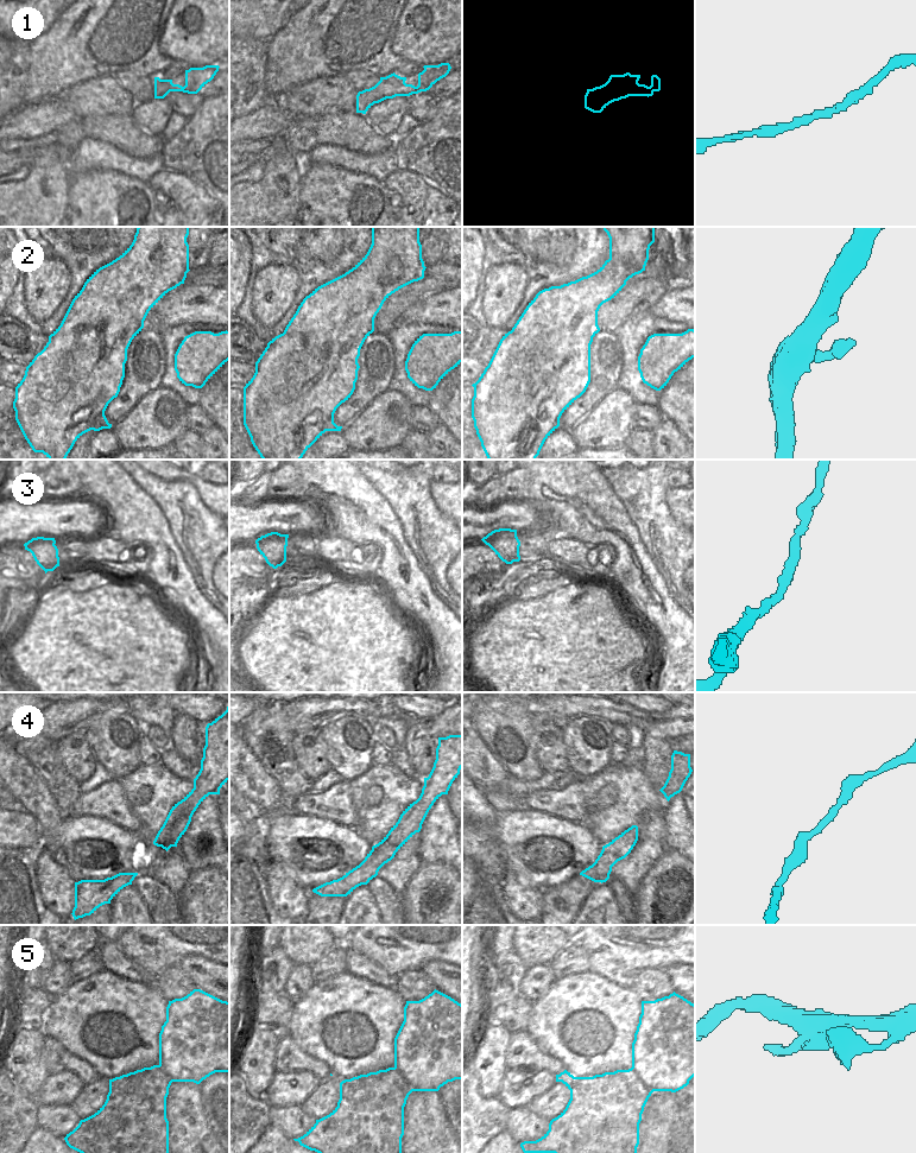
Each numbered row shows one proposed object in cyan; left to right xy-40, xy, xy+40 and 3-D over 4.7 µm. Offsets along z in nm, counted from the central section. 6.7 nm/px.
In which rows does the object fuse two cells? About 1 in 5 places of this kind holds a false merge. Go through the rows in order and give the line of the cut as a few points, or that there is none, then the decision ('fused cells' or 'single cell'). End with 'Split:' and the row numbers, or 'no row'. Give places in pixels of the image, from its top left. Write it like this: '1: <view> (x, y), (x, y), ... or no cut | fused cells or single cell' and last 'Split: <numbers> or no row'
1: no cut | single cell
2: no cut | single cell
3: no cut | single cell
4: no cut | single cell
5: xy (395, 1066), (414, 1090) | fused cells
Split: 5

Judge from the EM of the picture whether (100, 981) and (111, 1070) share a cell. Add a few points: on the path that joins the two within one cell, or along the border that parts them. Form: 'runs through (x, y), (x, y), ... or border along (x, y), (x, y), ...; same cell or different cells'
runs through (99, 1003), (81, 1026), (80, 1038), (88, 1051); same cell

